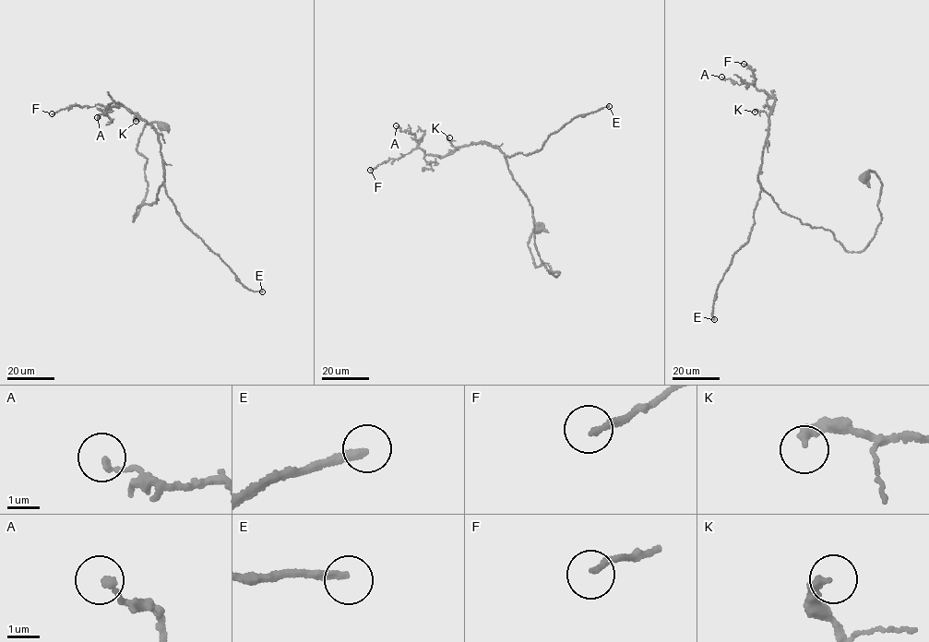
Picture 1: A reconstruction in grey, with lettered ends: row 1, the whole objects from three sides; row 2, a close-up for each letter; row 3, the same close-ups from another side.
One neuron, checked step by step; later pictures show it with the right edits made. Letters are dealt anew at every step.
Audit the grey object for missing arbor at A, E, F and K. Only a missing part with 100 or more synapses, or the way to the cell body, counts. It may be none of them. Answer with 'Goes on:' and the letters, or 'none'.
Goes on: E

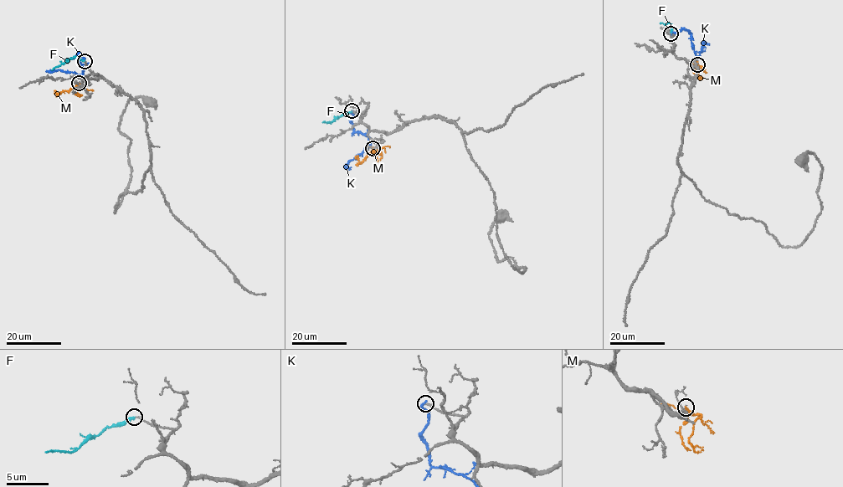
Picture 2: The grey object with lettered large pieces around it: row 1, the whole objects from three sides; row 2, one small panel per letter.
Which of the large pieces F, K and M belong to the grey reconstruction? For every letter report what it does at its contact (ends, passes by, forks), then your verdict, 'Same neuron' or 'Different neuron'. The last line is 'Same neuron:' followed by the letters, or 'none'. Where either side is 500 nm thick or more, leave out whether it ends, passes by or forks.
F: It ends there. Same neuron
K: It ends there. Different neuron
M: It ends there. Different neuron
Same neuron: F

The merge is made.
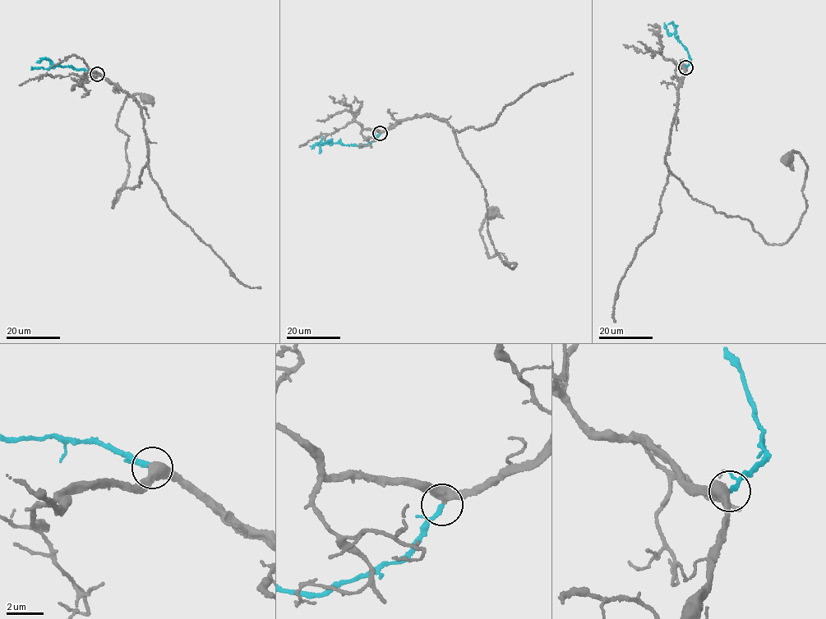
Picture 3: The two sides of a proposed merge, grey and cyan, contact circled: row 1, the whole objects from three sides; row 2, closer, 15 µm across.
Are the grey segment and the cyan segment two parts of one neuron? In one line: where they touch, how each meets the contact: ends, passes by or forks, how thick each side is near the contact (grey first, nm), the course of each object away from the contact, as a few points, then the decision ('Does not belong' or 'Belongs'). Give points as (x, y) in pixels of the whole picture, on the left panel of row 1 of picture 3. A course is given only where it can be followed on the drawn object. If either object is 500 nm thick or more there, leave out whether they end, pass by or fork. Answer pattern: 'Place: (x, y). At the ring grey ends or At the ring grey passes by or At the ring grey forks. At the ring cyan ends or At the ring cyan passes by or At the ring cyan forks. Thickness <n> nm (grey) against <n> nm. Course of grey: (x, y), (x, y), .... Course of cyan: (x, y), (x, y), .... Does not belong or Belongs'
Place: (97, 74). At the ring grey passes by. At the ring cyan passes by. Thickness 480 nm (grey) against 180 nm. Course of grey: (97, 74), (135, 100), (147, 150), (113, 208), (129, 167), (118, 114), (147, 100). Course of cyan: (97, 74), (88, 70), (58, 66), (30, 70). Belongs

